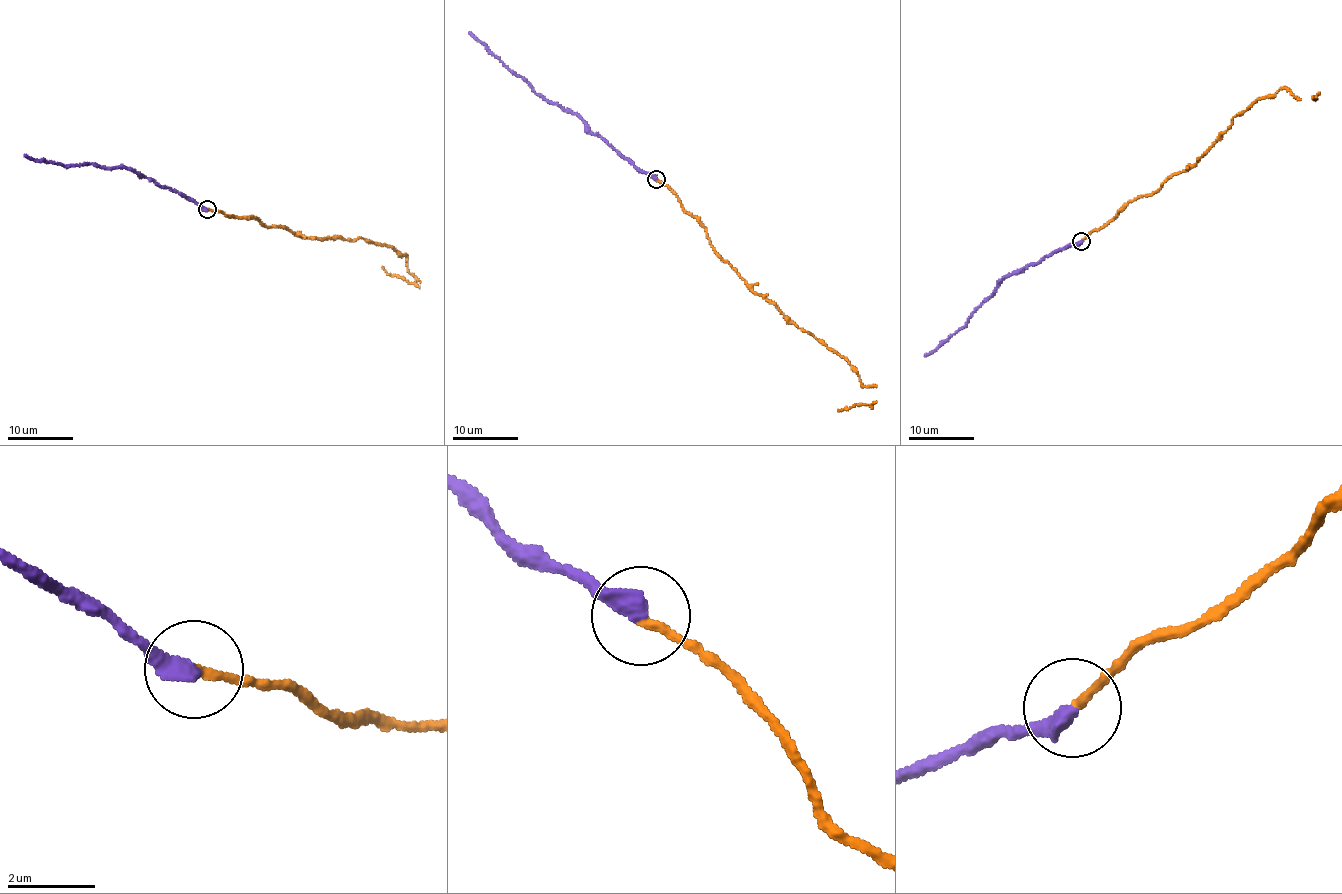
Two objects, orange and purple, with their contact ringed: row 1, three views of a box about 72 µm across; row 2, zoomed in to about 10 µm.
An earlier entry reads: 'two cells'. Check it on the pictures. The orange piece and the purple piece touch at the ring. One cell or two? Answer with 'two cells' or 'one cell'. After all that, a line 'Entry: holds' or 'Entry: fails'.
two cells
Entry: holds

